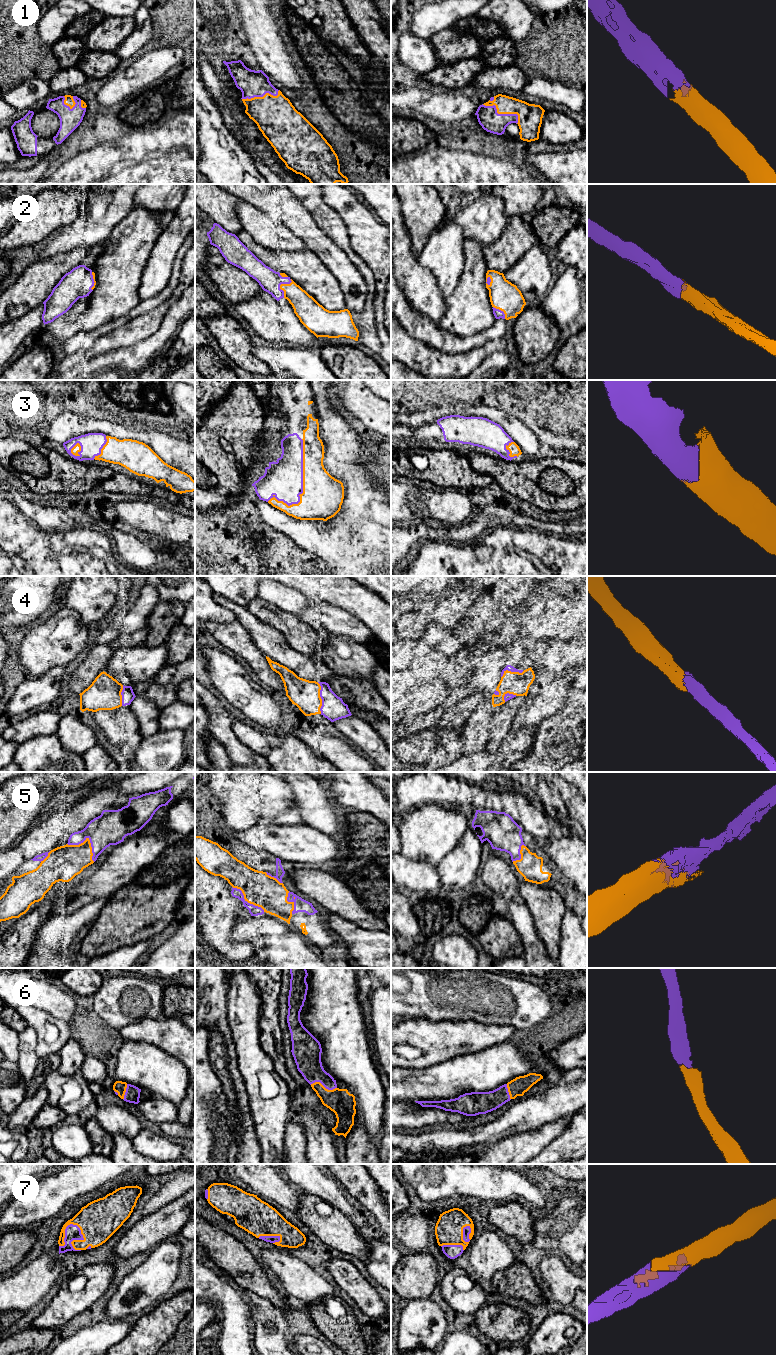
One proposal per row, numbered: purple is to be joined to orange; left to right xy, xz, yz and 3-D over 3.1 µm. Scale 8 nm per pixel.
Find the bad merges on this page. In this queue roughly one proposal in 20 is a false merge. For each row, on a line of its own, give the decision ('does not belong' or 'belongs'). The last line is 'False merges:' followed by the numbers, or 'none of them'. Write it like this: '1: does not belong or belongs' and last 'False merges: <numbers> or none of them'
1: belongs
2: belongs
3: belongs
4: belongs
5: belongs
6: belongs
7: belongs
False merges: none of them

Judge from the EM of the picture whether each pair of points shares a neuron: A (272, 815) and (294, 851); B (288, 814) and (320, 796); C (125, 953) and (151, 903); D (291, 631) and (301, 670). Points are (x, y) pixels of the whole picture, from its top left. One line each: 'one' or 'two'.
A: two
B: two
C: two
D: two

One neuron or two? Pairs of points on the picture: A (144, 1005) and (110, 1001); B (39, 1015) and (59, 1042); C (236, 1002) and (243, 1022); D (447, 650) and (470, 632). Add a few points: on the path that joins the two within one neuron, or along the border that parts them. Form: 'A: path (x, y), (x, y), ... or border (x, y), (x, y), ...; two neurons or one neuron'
A: path (136, 1001), (118, 1001); one neuron
B: path (40, 1025), (41, 1036), (49, 1042); one neuron
C: path (241, 1007), (243, 1009), (243, 1017); one neuron
D: border (450, 631), (458, 641), (460, 649); two neurons

